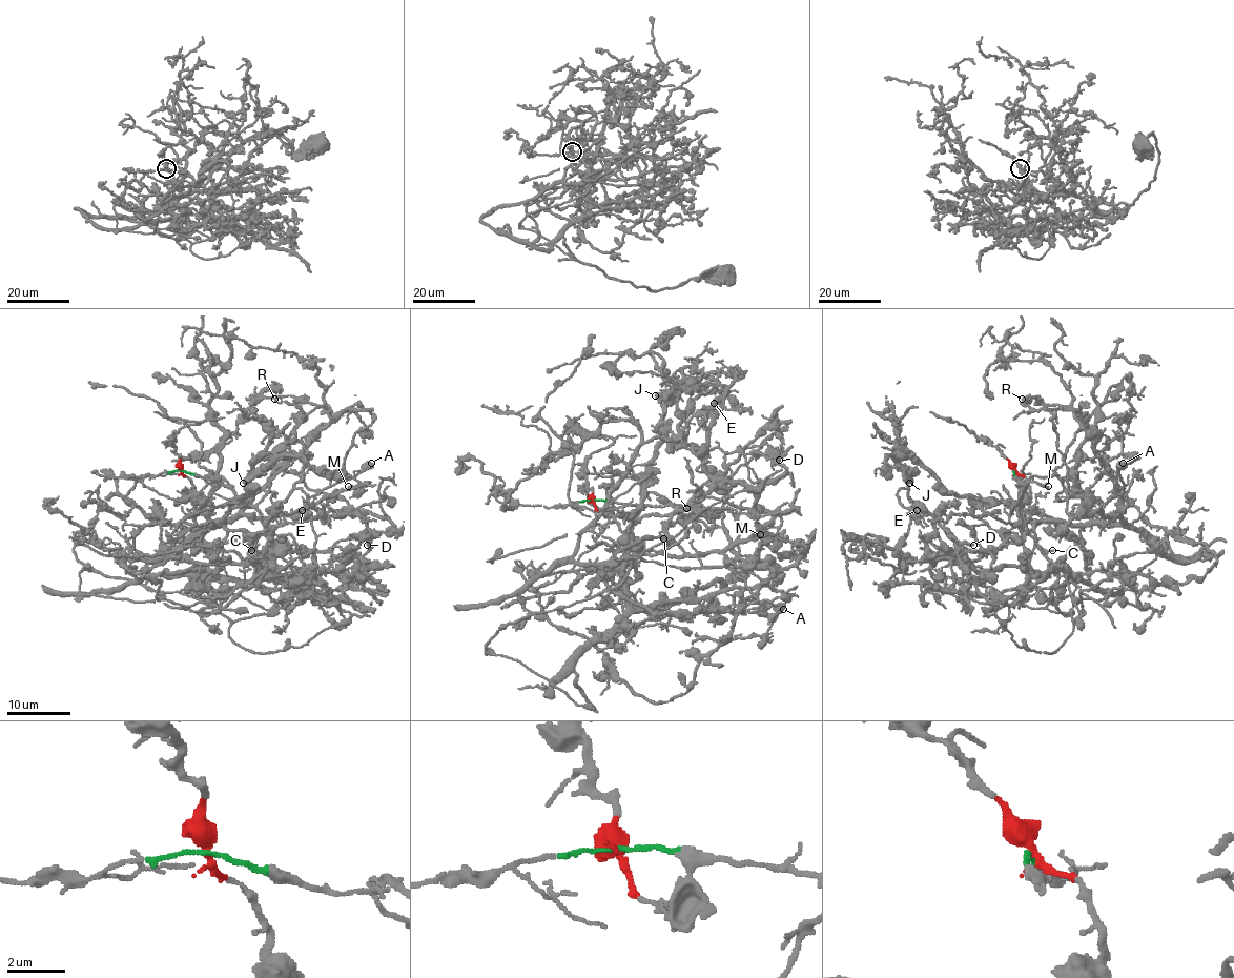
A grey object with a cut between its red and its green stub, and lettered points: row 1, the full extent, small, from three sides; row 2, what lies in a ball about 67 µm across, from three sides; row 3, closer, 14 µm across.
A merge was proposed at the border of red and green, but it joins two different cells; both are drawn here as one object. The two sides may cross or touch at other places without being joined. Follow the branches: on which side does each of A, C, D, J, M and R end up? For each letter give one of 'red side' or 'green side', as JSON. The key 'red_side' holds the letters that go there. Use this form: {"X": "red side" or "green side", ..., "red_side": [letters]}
{"A": "red side", "C": "green side", "D": "green side", "J": "red side", "M": "green side", "R": "red side", "red_side": ["A", "J", "R"]}

